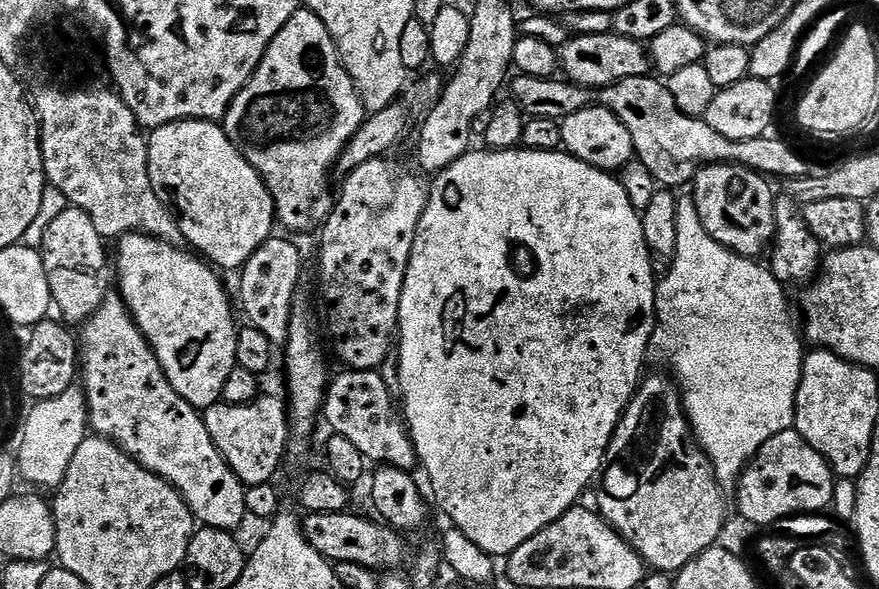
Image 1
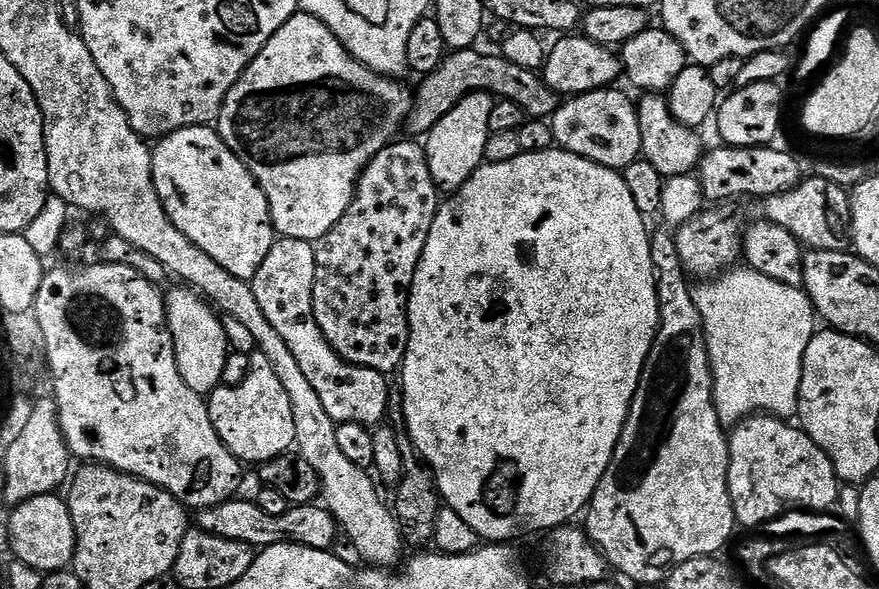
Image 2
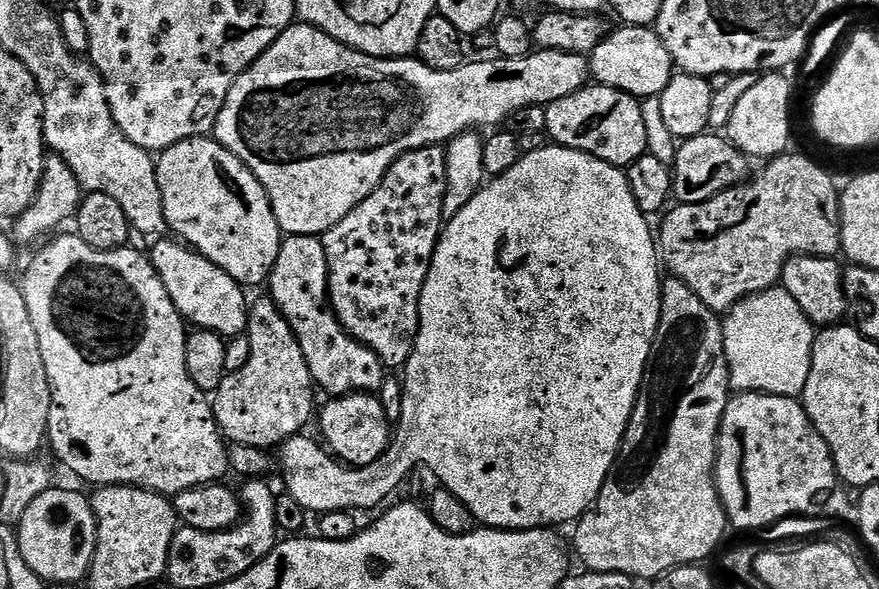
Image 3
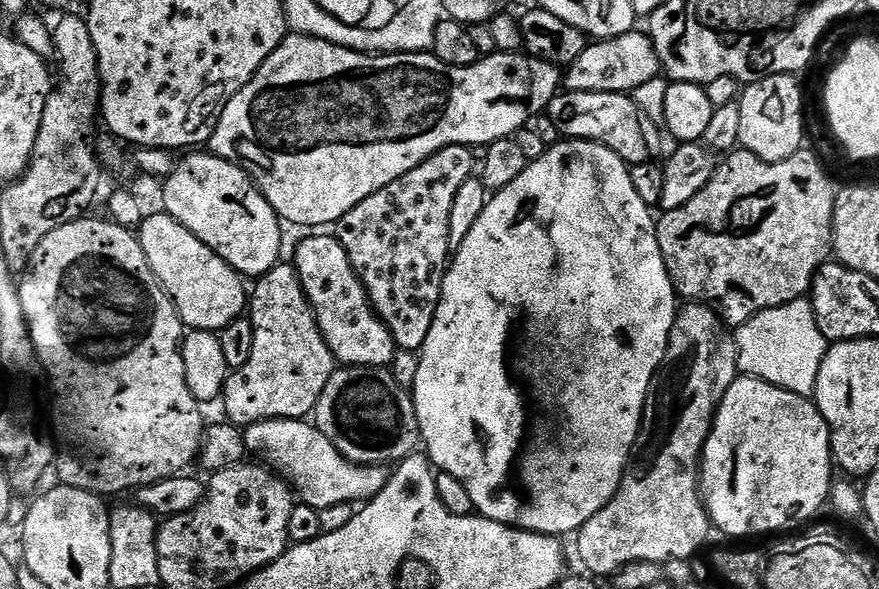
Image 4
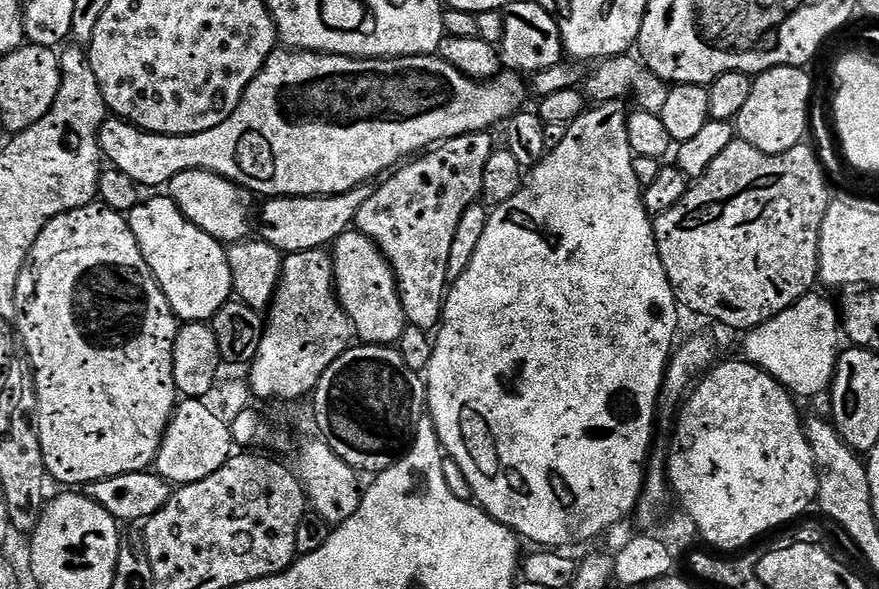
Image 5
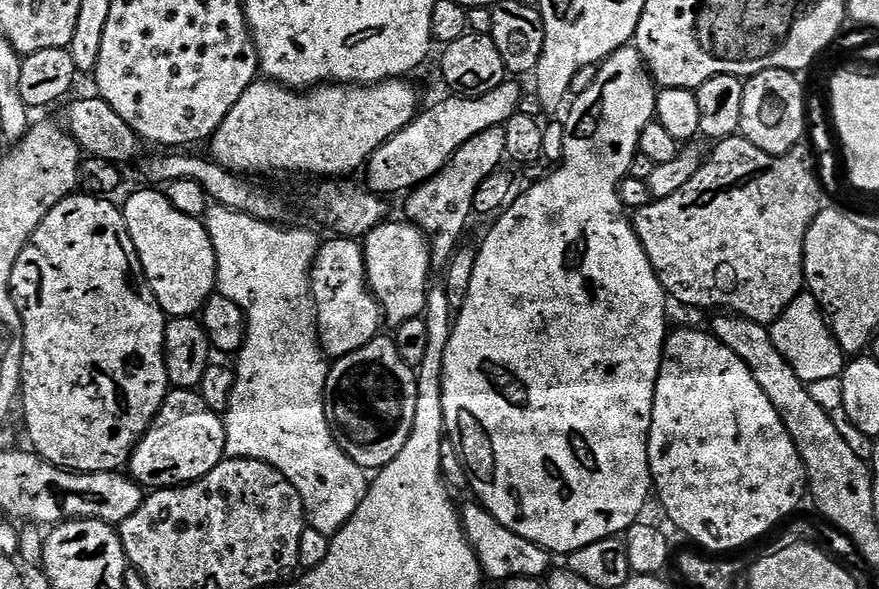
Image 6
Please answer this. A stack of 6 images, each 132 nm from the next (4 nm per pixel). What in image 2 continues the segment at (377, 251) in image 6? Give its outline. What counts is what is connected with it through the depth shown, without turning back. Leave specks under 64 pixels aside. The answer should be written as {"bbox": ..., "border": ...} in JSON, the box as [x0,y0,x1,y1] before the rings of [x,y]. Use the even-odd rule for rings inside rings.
{"bbox":[251,239,389,426],"border":[[[277,239],[272,245],[266,262],[258,266],[258,274],[251,280],[254,298],[269,320],[270,326],[290,346],[298,366],[304,371],[310,386],[318,394],[326,414],[337,424],[358,422],[376,426],[387,417],[389,377],[366,366],[354,366],[346,362],[326,342],[318,322],[314,318],[314,282],[316,281],[316,249],[306,240]]]}

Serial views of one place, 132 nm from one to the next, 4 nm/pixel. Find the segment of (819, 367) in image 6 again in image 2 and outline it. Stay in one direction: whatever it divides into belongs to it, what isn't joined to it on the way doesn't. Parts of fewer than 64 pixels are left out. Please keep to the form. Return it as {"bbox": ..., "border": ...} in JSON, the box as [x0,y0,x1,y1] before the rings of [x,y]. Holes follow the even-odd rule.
{"bbox":[692,266,818,426],"border":[[[736,266],[707,282],[697,283],[693,287],[692,297],[696,299],[702,314],[704,333],[708,335],[716,409],[723,423],[735,426],[741,420],[757,414],[795,417],[802,382],[802,358],[806,354],[806,346],[810,346],[812,337],[818,331],[816,309],[808,293],[803,288],[786,286],[786,282],[774,282],[774,278],[766,278],[766,274],[758,274],[758,270],[753,268]]]}

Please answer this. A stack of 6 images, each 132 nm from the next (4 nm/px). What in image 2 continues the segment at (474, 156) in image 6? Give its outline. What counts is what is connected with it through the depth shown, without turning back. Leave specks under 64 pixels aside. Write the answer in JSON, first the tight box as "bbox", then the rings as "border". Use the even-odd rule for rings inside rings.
{"bbox":[314,139,442,374],"border":[[[397,139],[387,144],[381,152],[374,154],[374,158],[364,168],[360,180],[356,183],[356,193],[342,218],[320,240],[315,241],[316,249],[316,281],[314,282],[314,318],[330,346],[346,362],[354,366],[366,366],[370,370],[378,370],[385,374],[399,373],[401,371],[404,355],[408,349],[408,295],[414,282],[414,274],[418,270],[418,262],[422,258],[422,250],[426,250],[426,238],[430,238],[430,226],[434,226],[434,218],[438,214],[442,203],[442,193],[436,187],[434,178],[430,174],[430,162],[424,153],[423,143],[415,139]]]}

